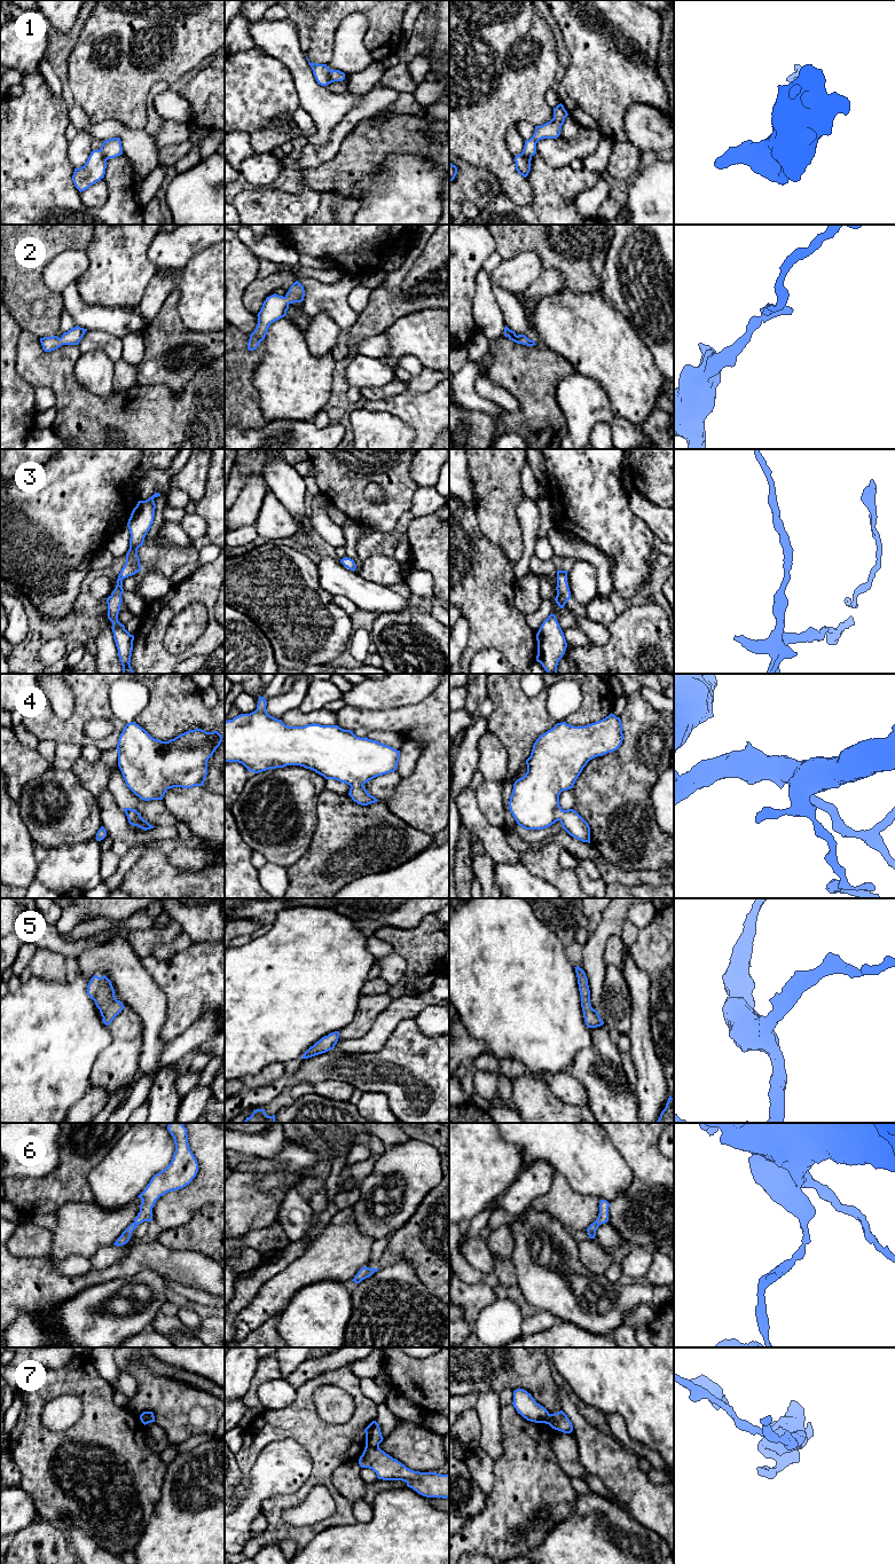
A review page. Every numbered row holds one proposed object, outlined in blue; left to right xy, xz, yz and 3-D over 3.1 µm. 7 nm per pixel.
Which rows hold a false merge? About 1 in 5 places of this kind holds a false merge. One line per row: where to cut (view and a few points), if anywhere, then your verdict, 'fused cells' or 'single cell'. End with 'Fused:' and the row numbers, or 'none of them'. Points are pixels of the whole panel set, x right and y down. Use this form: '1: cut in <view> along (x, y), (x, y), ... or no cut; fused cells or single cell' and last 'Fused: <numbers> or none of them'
1: no cut; single cell
2: no cut; single cell
3: no cut; single cell
4: no cut; single cell
5: no cut; single cell
6: no cut; single cell
7: cut in xz along (366, 1445), (378, 1447); fused cells
Fused: 7

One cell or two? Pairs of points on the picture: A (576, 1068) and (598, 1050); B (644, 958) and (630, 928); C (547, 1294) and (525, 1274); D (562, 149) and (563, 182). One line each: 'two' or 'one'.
A: one
B: two
C: one
D: two

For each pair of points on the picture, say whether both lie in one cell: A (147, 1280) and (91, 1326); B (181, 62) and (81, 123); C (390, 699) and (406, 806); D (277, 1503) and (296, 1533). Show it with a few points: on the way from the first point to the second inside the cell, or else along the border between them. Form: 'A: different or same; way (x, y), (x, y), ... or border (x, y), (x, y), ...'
A: same; way (128, 1285), (118, 1285), (112, 1288), (93, 1307)
B: different; border (75, 103), (93, 122)
C: different; border (417, 701), (391, 708), (363, 708)
D: same; way (277, 1513), (277, 1521), (287, 1530)

